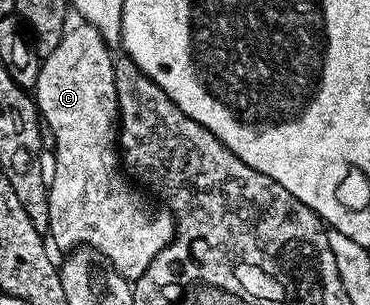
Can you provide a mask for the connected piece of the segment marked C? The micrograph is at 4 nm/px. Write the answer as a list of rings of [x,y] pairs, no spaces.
[[[84,21],[78,22],[78,27],[70,26],[65,34],[61,36],[59,45],[55,45],[55,53],[44,56],[41,60],[41,68],[39,69],[39,81],[35,88],[35,102],[40,118],[43,120],[44,126],[53,134],[53,144],[51,150],[55,157],[55,179],[48,185],[49,189],[49,230],[48,234],[53,235],[53,239],[59,246],[64,249],[73,249],[78,245],[84,245],[86,248],[98,251],[105,258],[105,262],[110,267],[114,267],[119,274],[130,281],[135,281],[139,277],[143,277],[143,273],[147,269],[147,265],[151,265],[151,261],[155,261],[155,257],[160,251],[173,241],[175,234],[175,224],[173,214],[169,208],[164,205],[152,207],[143,196],[142,192],[127,178],[126,172],[123,170],[121,156],[119,154],[119,116],[117,114],[117,90],[115,89],[115,73],[113,72],[114,56],[111,54],[110,48],[106,47],[103,37],[99,33],[99,29],[95,29],[90,23]]]

